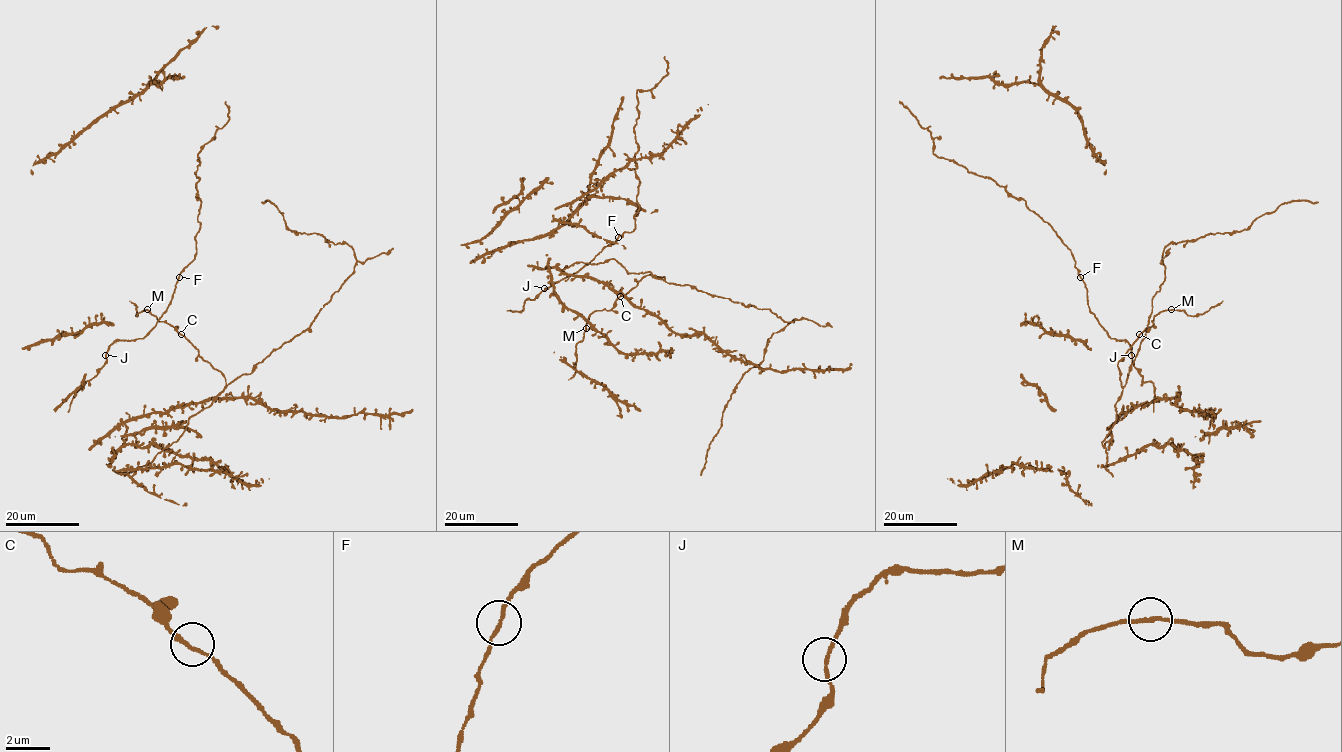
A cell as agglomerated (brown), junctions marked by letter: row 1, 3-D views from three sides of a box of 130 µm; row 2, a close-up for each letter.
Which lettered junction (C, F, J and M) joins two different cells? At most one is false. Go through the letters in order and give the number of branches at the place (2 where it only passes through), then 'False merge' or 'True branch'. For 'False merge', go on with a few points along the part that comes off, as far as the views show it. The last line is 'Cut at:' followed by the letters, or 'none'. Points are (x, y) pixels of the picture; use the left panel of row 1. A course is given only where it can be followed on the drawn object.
C: Branches: 2. True branch
F: Branches: 2. True branch
J: Branches: 2. True branch
M: Branches: 2. True branch
Cut at: none

